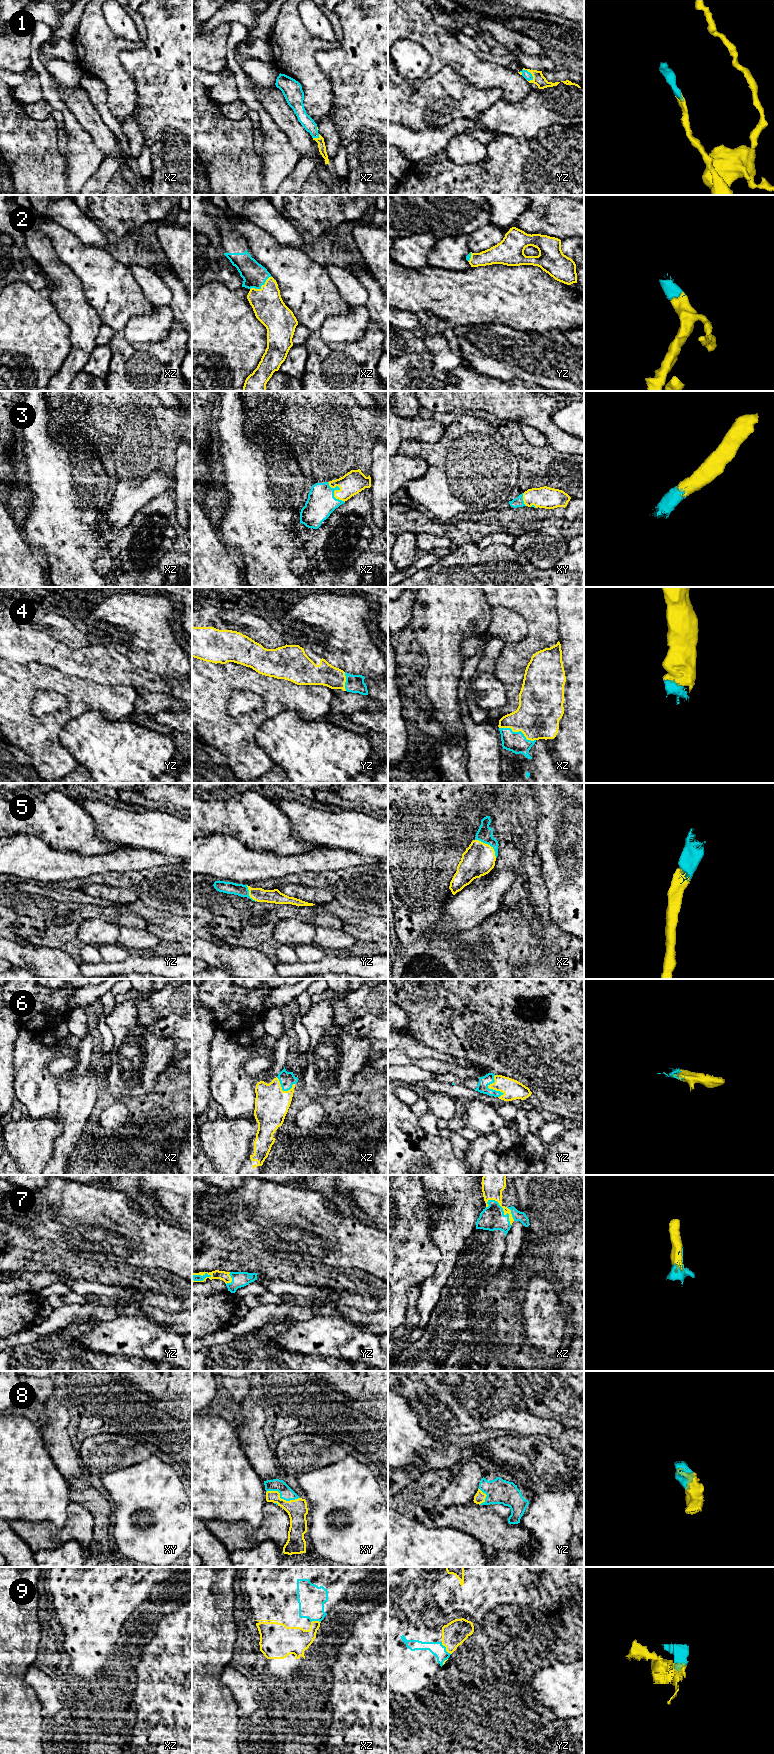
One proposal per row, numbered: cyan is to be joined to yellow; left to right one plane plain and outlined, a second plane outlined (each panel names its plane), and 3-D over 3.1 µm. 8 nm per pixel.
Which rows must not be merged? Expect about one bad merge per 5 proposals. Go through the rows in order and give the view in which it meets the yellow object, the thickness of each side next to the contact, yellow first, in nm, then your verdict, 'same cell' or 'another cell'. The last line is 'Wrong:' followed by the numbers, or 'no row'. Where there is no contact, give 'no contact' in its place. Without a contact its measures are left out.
1: contact in yz; calibres 90 and 70 nm; same cell
2: contact in xz; calibres 260 and 190 nm; same cell
3: contact in xz; calibres 180 and 220 nm; same cell
4: contact in xz; calibres 360 and 160 nm; same cell
5: contact in xz; calibres 260 and 130 nm; same cell
6: contact in yz; calibres 160 and 90 nm; same cell
7: contact in xz; calibres 190 and 190 nm; same cell
8: contact in xy; calibres 160 and 110 nm; same cell
9: contact in yz; calibres 190 and 110 nm; same cell
Wrong: no row

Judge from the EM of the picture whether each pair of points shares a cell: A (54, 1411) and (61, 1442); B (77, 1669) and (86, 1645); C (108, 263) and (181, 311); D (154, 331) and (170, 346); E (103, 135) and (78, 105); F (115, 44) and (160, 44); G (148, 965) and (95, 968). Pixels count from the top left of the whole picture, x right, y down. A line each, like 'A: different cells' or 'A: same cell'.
A: same cell
B: same cell
C: different cells
D: different cells
E: same cell
F: different cells
G: same cell

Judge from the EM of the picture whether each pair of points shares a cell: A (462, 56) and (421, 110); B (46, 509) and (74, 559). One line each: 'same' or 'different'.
A: different
B: same

